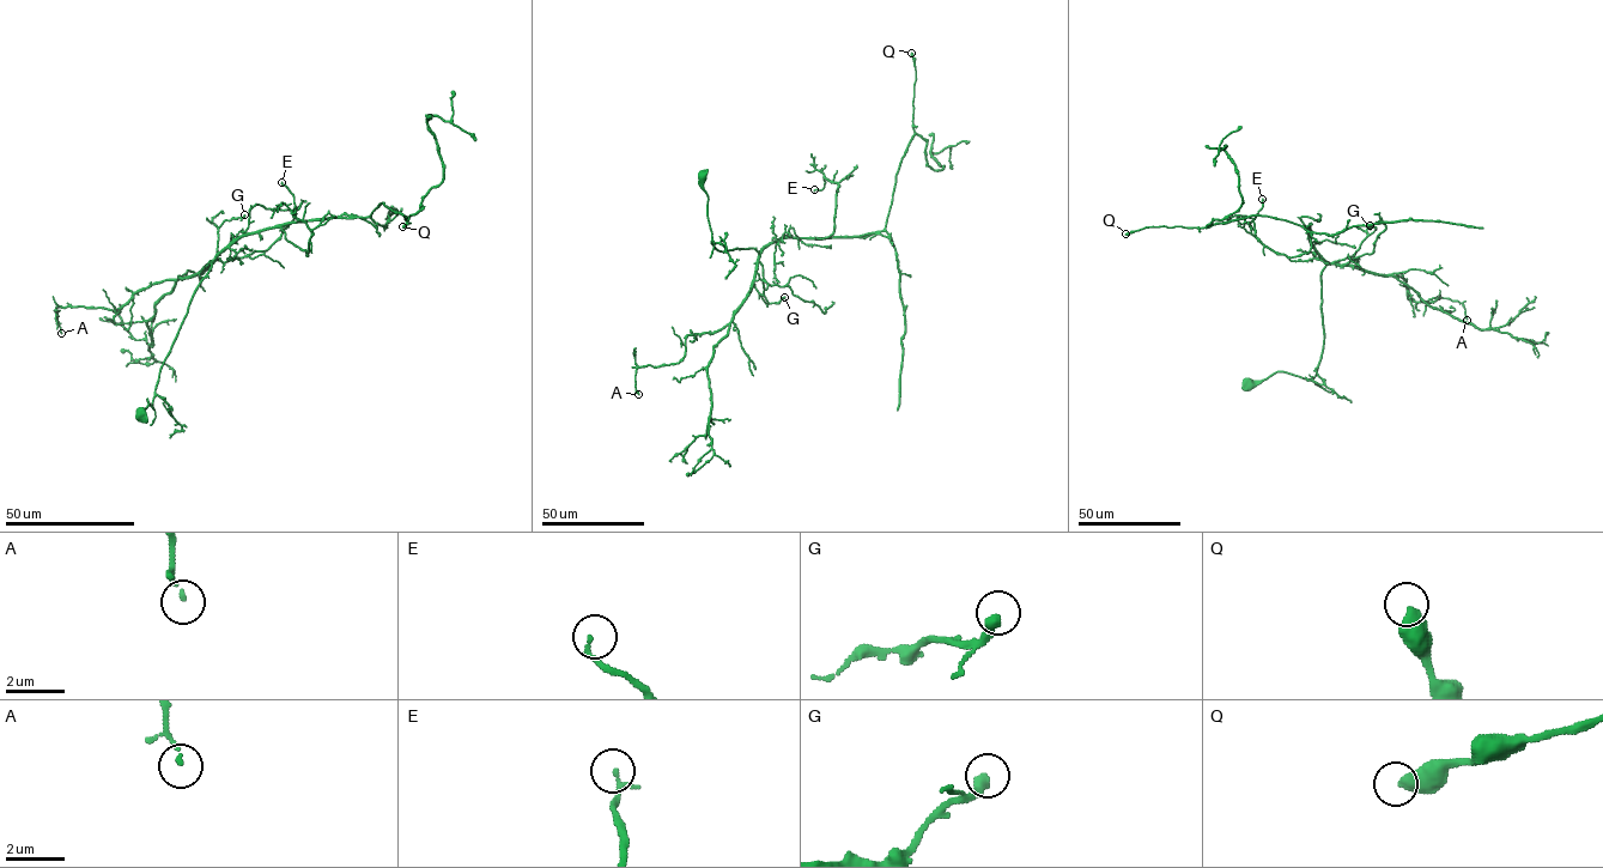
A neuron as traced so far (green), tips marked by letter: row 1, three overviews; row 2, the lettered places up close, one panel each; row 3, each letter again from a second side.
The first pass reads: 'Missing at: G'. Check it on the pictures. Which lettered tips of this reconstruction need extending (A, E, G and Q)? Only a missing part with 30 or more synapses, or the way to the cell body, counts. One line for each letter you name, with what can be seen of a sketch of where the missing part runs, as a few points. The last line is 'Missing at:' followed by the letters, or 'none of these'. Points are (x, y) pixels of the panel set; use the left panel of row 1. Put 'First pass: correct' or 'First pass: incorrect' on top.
First pass: incorrect
Missing at: none of these

